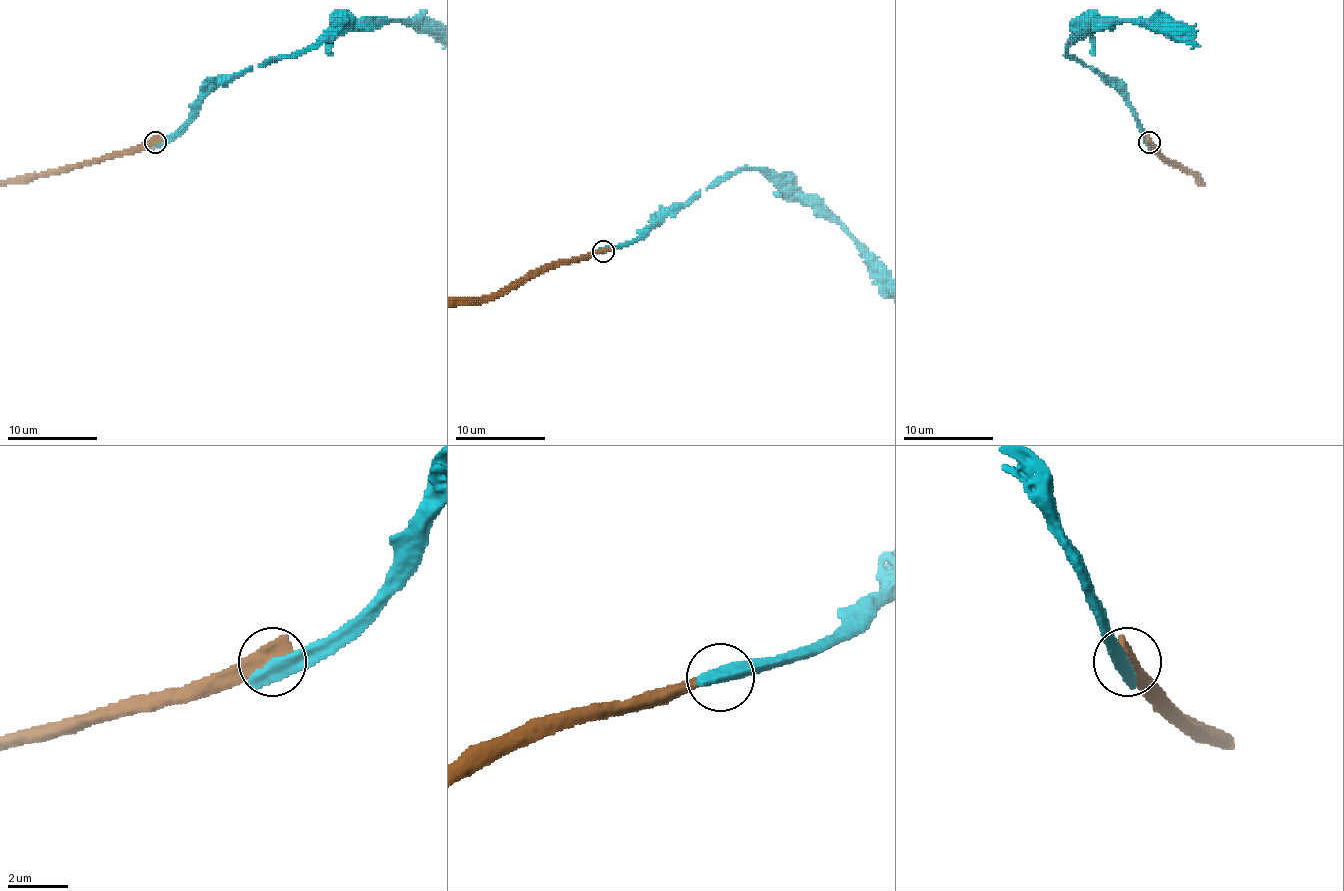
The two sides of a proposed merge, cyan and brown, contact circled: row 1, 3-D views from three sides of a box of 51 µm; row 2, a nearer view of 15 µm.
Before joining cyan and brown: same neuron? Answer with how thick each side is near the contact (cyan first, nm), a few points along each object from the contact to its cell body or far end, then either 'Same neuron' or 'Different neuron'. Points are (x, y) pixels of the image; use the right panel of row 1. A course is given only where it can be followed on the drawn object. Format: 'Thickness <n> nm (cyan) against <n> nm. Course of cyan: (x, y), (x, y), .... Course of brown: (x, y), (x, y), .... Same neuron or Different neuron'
Thickness 600 nm (cyan) against 600 nm. Different neuron

